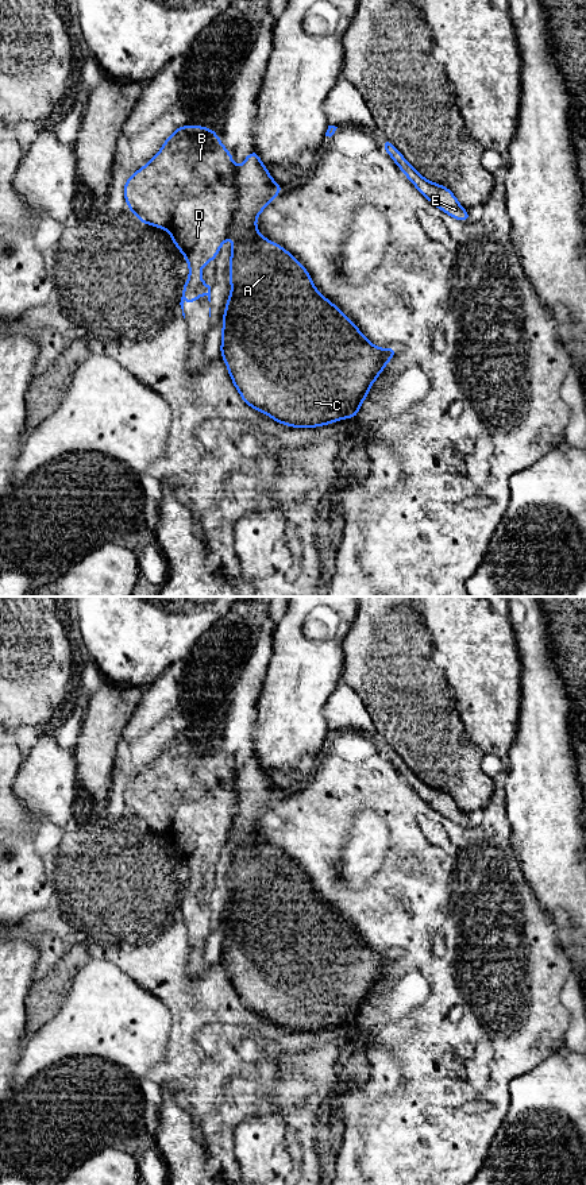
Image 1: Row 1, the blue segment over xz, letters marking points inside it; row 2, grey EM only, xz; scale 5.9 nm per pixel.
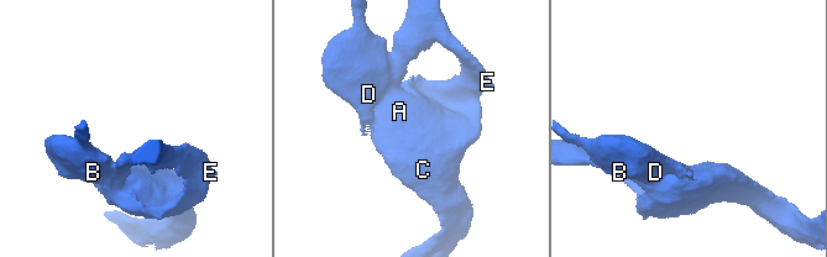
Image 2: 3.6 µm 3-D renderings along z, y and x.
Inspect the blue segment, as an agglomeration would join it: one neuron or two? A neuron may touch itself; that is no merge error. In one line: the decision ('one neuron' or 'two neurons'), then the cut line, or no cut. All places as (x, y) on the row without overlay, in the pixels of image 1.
two neurons | xz (236, 774), (236, 805), (227, 840)

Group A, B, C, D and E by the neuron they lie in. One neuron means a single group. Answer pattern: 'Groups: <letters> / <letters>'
Groups: A C E / B D

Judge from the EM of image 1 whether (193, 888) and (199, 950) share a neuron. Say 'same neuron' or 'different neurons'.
same neuron

